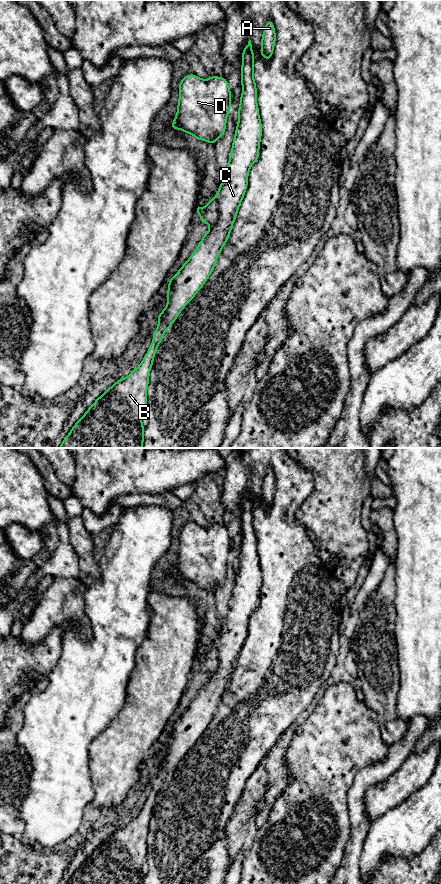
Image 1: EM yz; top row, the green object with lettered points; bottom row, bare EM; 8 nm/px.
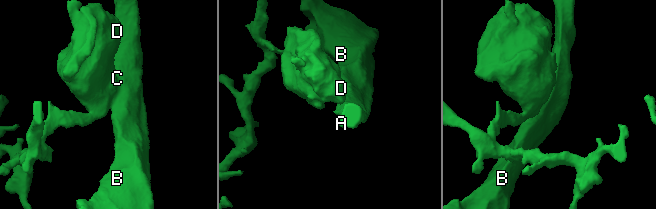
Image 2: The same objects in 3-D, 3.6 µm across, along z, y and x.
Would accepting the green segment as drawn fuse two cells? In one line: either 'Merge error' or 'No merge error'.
Merge error

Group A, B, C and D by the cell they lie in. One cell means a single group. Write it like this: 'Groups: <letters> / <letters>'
Groups: A B C / D

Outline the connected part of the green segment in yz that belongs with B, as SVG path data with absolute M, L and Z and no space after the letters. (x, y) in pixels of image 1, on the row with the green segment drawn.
M249 39L242 52L240 70L242 94L238 109L238 123L226 173L215 195L218 203L218 219L215 225L204 233L203 238L189 259L170 278L166 294L167 305L157 315L158 326L153 333L151 346L139 366L127 377L116 381L95 400L84 415L74 424L59 448L143 448L145 427L142 424L142 416L146 413L149 375L156 350L165 332L174 324L181 311L195 297L212 274L222 248L229 239L239 207L247 190L250 168L259 159L262 124L254 80L254 57L251 40Z

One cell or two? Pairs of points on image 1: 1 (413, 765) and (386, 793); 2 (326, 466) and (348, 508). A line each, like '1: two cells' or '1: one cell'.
1: one cell
2: one cell

